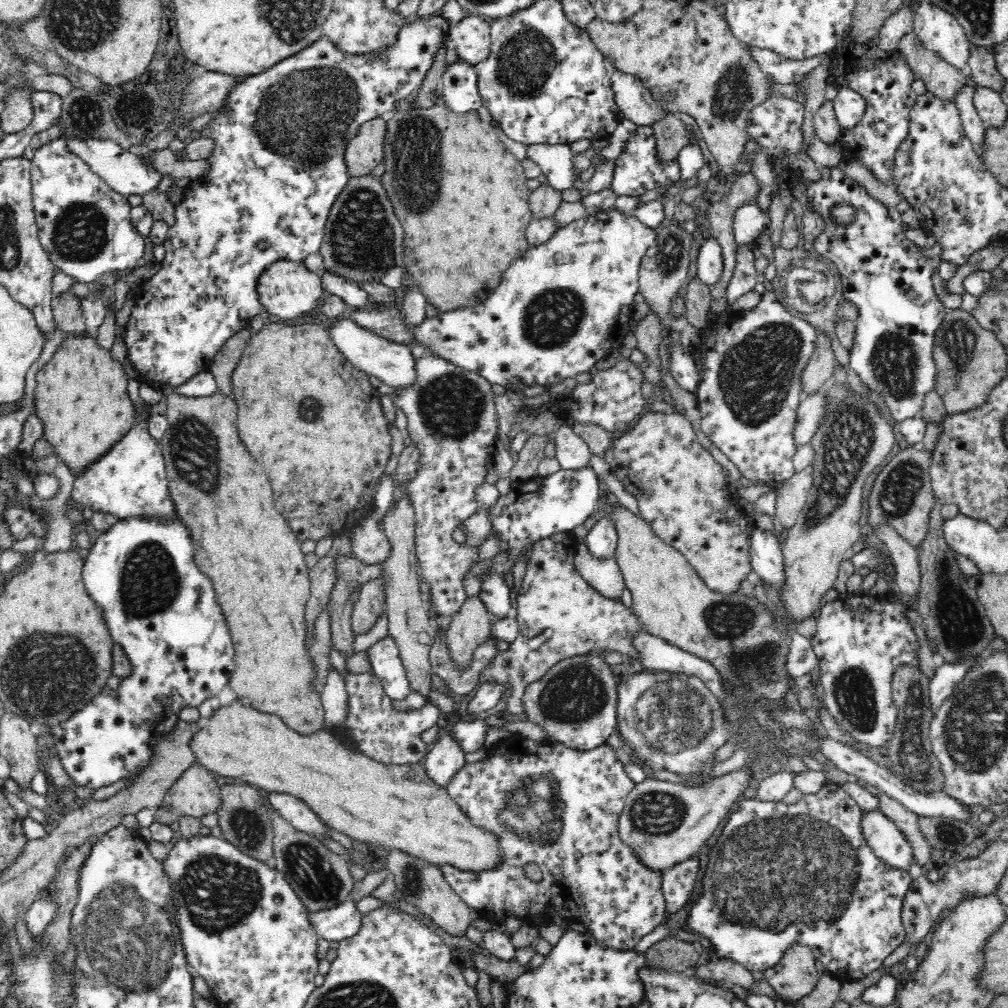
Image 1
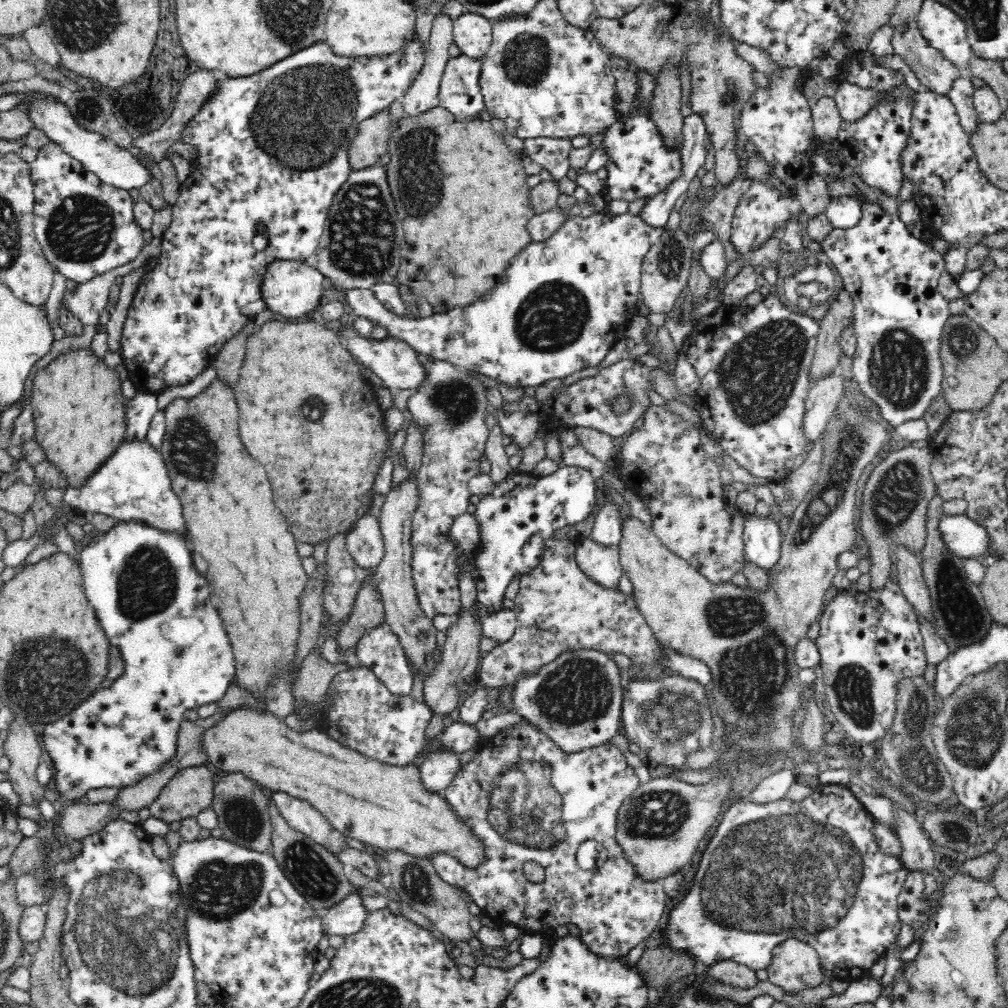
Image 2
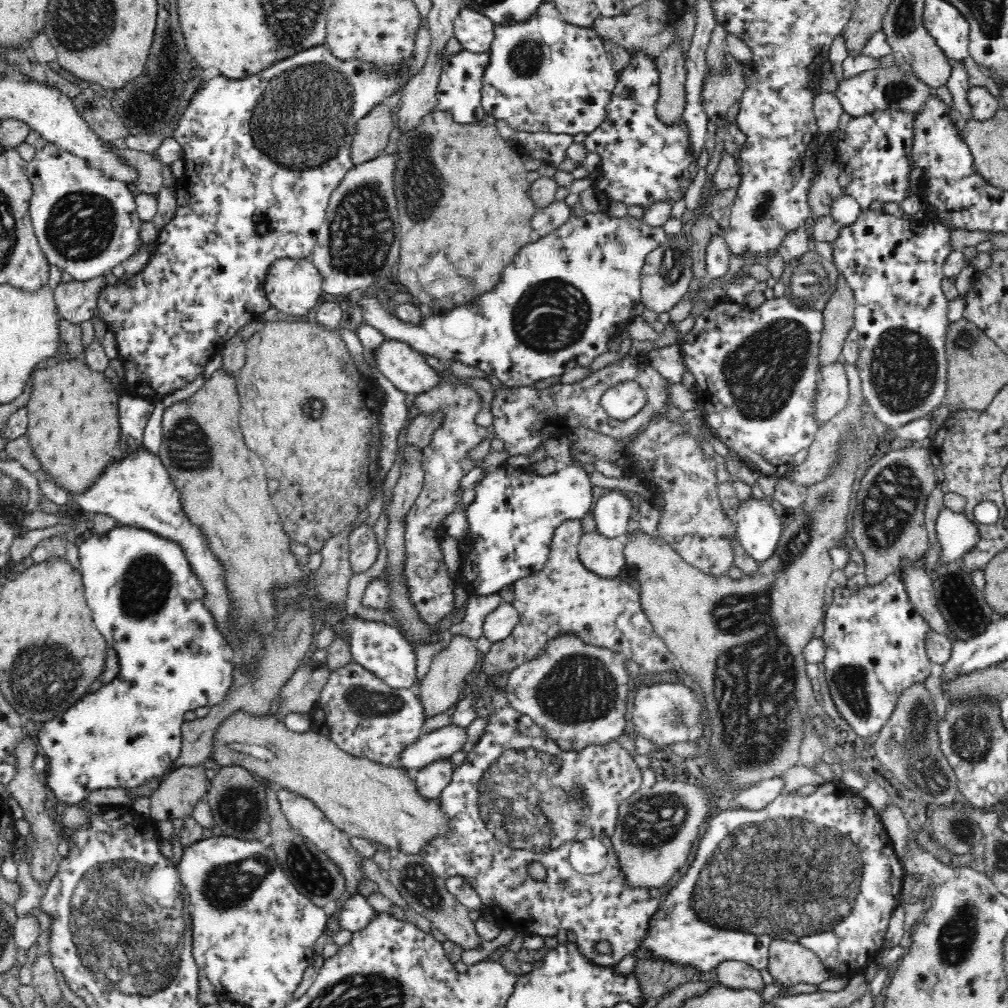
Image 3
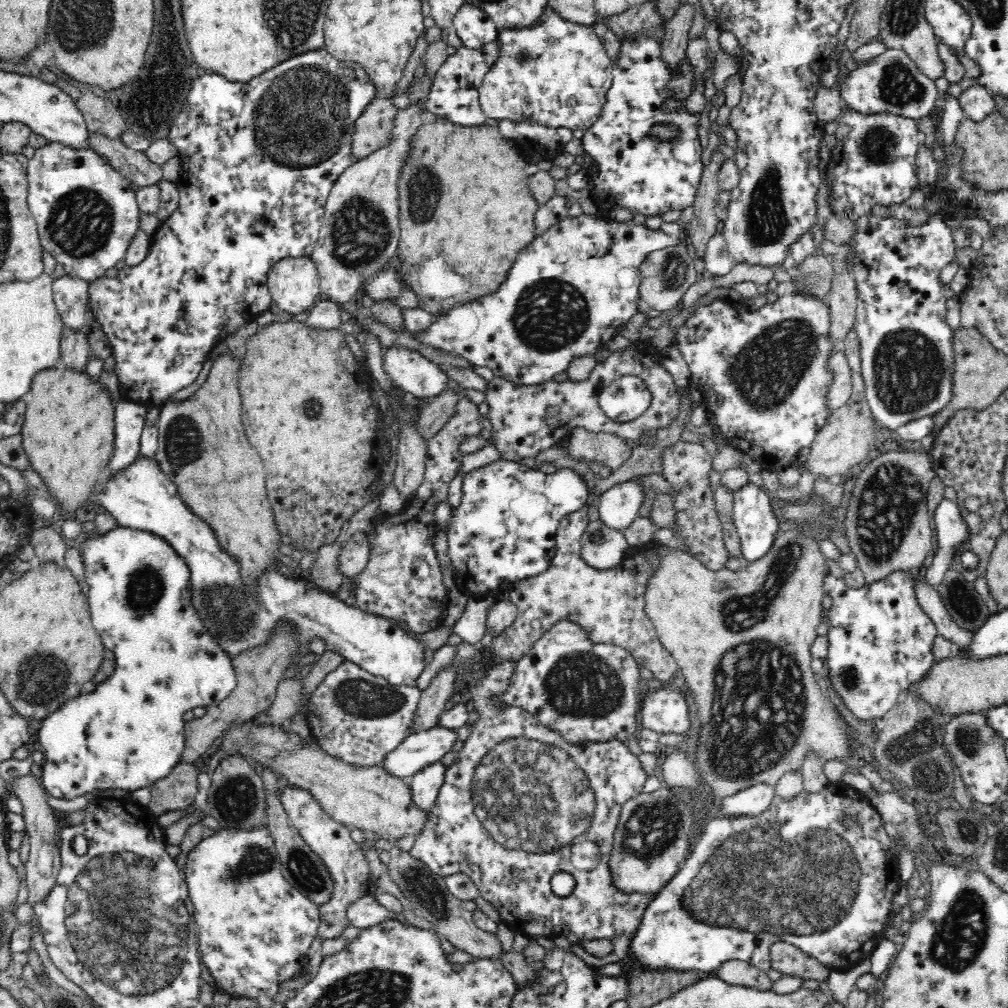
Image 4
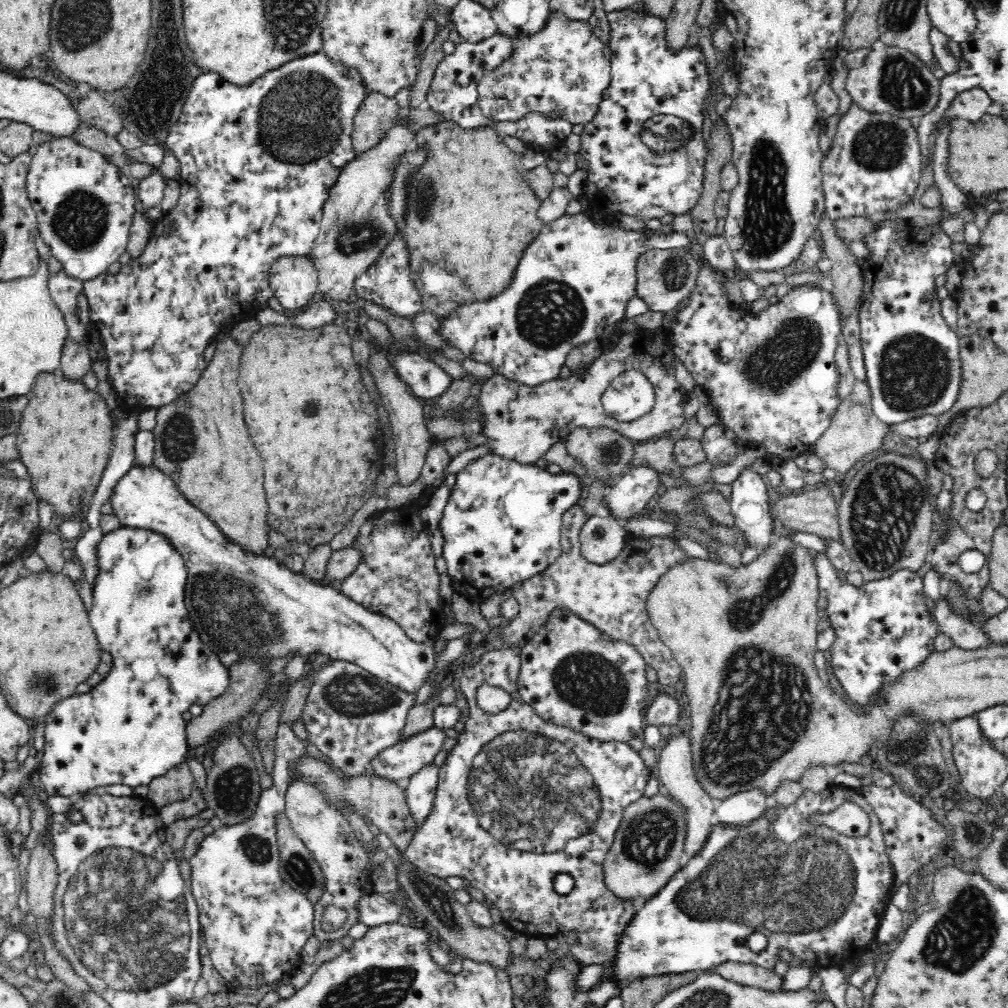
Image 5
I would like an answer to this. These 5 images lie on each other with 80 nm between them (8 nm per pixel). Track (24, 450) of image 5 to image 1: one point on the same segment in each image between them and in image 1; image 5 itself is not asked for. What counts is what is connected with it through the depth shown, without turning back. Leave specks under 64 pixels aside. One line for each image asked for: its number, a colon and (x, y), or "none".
1: (80, 399)
2: (76, 404)
3: (72, 430)
4: (67, 434)

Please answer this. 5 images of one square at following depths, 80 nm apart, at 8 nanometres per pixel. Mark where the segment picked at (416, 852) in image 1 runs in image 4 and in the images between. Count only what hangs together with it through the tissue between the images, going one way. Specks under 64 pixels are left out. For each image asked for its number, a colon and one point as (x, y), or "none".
2: (382, 805)
3: (380, 803)
4: (369, 799)

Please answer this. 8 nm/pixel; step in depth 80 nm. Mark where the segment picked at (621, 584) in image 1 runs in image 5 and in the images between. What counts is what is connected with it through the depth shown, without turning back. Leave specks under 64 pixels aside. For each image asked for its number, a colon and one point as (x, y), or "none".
2: (602, 563)
3: (604, 555)
4: (602, 547)
5: (602, 537)

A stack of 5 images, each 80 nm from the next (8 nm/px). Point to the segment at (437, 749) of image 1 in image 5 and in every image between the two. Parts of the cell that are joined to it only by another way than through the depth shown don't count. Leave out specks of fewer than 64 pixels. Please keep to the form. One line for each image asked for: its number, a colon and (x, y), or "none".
2: (437, 772)
3: (429, 781)
4: (424, 786)
5: (419, 794)

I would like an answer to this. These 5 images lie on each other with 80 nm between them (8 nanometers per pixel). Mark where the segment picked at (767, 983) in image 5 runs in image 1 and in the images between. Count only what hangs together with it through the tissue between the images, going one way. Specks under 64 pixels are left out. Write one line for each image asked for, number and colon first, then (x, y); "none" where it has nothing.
1: (727, 971)
2: (733, 973)
3: (738, 974)
4: (741, 973)

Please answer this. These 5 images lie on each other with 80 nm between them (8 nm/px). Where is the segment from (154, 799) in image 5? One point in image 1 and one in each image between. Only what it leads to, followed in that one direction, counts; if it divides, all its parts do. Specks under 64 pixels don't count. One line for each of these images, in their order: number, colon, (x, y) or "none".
1: (194, 793)
2: (189, 791)
3: (176, 794)
4: (177, 790)

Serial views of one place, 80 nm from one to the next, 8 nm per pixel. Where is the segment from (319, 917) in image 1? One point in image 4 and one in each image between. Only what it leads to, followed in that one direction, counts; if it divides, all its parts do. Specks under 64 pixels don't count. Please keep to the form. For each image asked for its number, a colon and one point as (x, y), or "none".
2: (348, 916)
3: (356, 913)
4: (366, 911)

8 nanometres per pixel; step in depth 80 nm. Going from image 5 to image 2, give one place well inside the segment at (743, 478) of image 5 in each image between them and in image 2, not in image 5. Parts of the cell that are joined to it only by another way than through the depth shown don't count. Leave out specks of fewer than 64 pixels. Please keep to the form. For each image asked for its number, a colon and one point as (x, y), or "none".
2: (761, 536)
3: (758, 528)
4: (757, 524)

